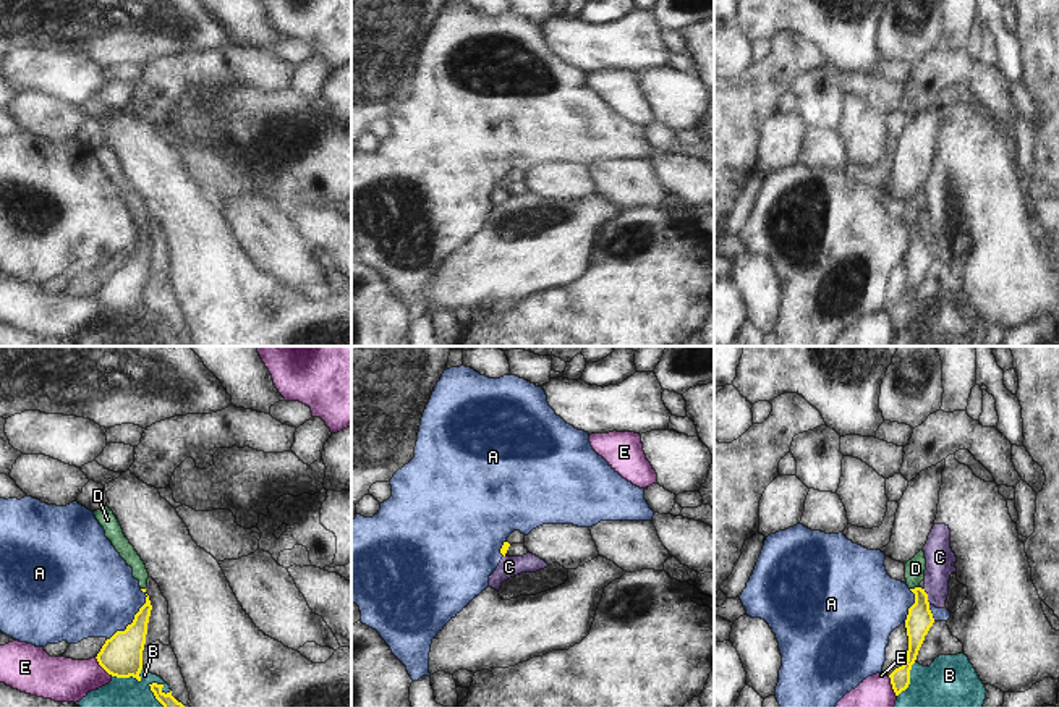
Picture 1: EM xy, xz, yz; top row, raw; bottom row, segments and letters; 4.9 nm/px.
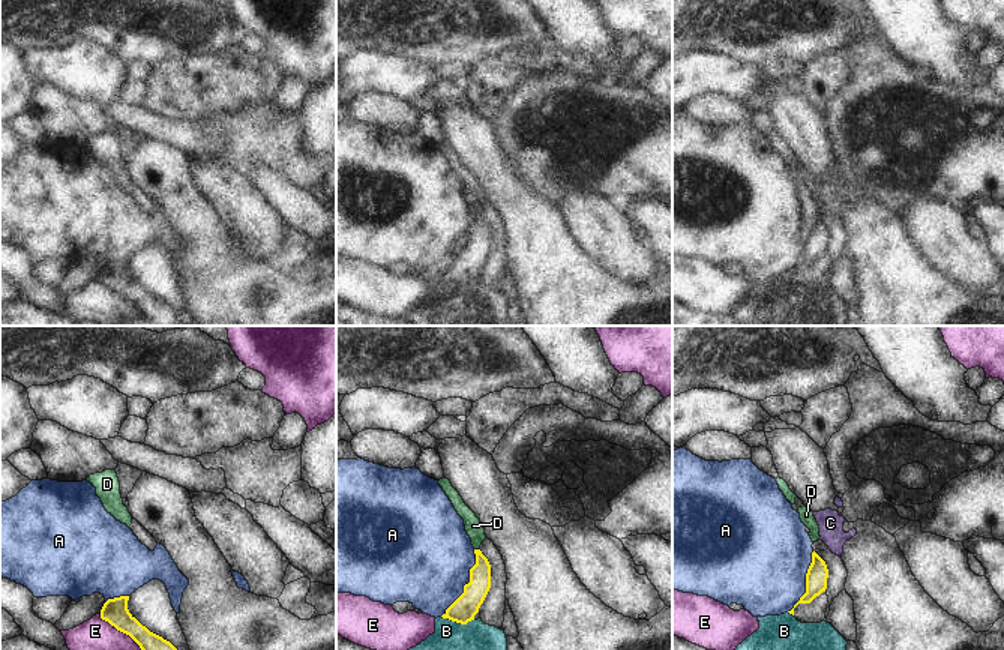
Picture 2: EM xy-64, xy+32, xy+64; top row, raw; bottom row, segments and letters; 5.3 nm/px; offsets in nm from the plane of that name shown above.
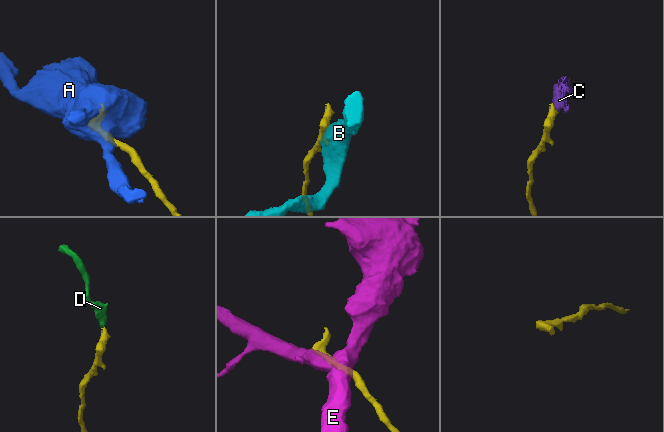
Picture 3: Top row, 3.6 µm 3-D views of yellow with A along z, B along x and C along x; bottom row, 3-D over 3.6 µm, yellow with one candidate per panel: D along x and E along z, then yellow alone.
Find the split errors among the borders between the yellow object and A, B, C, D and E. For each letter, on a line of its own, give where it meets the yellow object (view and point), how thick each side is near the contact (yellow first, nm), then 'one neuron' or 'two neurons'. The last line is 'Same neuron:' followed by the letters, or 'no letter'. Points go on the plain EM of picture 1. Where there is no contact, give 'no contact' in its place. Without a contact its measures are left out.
A: meets yellow in xy at (135, 256); 200 nm thick on the yellow side, 440 nm on the other; two neurons
B: meets yellow in xy at (130, 313); 200 nm thick on the yellow side, 300 nm on the other; two neurons
C: meets yellow in yz at (927, 233); 130 nm thick on the yellow side, 140 nm on the other; two neurons
D: meets yellow in yz at (915, 225); 130 nm thick on the yellow side, 100 nm on the other; one neuron
E: meets yellow in xy at (101, 303); 200 nm thick on the yellow side, 220 nm on the other; two neurons
Same neuron: D

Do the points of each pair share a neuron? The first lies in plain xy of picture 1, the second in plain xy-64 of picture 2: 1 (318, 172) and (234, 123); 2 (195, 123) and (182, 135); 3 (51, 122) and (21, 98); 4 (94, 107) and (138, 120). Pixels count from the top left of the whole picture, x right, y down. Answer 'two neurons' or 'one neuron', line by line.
1: one neuron
2: two neurons
3: two neurons
4: one neuron

